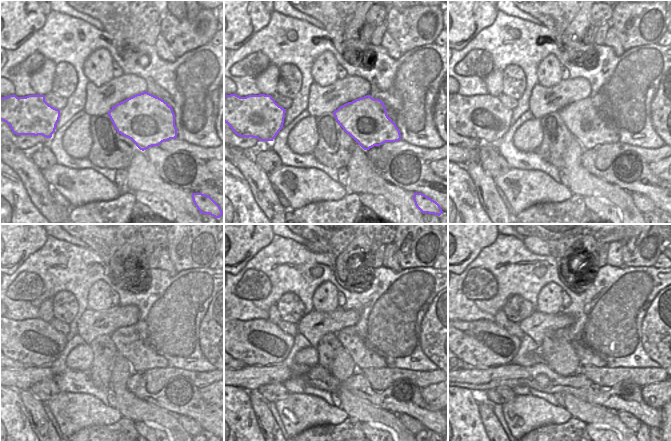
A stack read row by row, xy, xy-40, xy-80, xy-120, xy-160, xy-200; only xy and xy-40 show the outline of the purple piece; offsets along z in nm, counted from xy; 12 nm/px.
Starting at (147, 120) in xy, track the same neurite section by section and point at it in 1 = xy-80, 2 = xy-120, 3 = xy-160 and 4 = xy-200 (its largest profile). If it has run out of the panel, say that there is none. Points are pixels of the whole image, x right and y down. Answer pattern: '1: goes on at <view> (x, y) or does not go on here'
1: goes on at xy-80 (581, 119)
2: goes on at xy-120 (127, 340)
3: goes on at xy-160 (348, 337)
4: goes on at xy-200 (586, 357)

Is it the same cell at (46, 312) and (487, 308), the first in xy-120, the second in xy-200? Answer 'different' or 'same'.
different

